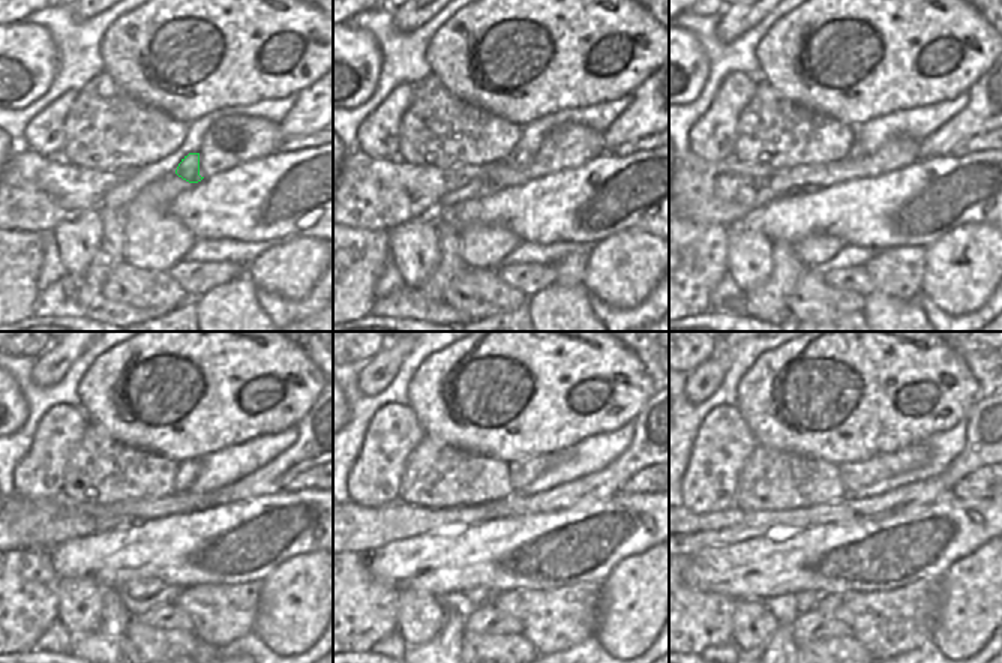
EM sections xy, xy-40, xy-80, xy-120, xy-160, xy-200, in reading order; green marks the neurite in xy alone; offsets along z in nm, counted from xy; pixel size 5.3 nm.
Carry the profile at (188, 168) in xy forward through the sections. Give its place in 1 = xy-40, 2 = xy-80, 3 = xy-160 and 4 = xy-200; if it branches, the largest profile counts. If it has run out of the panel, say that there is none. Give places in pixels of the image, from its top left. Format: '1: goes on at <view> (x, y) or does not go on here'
1: goes on at xy-40 (522, 158)
2: goes on at xy-80 (855, 152)
3: goes on at xy-160 (522, 473)
4: goes on at xy-200 (854, 474)

